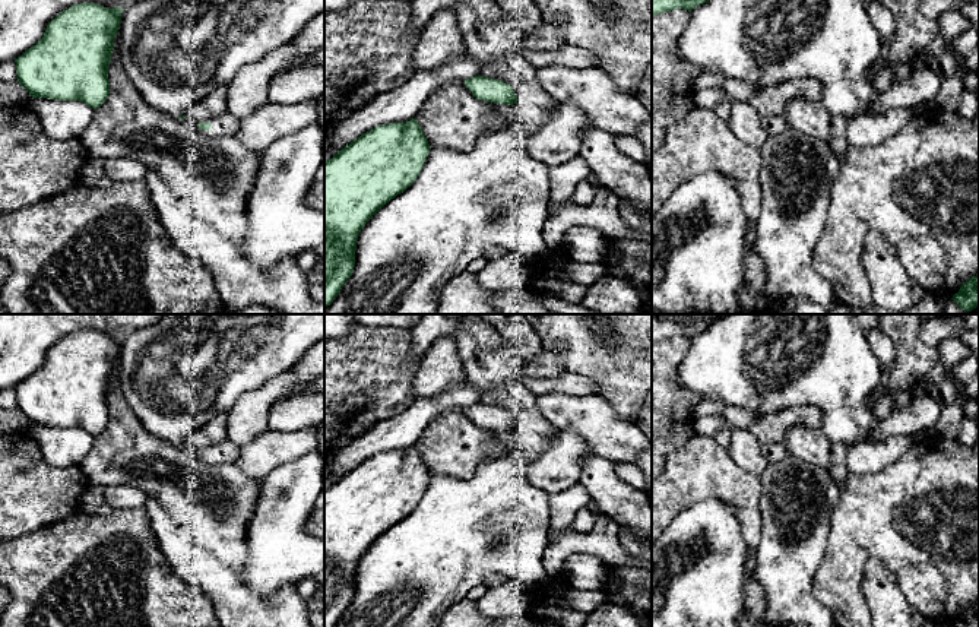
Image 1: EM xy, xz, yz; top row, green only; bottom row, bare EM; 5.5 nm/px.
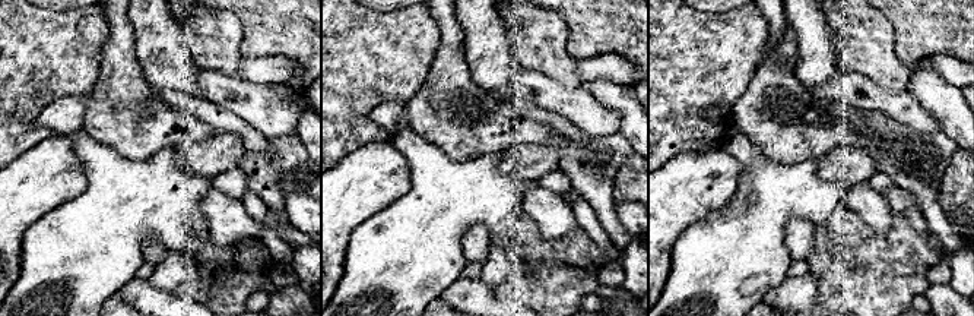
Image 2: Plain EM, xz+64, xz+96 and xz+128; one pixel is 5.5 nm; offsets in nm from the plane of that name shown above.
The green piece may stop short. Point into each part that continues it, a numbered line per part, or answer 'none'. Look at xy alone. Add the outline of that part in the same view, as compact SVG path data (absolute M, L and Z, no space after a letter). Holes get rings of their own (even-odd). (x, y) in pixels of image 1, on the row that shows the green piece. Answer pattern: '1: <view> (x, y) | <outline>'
1: xy (227, 124) | M225 113L216 118L205 121L205 123L212 124L210 130L202 130L205 134L207 134L210 137L234 136L240 127L238 118L229 113Z

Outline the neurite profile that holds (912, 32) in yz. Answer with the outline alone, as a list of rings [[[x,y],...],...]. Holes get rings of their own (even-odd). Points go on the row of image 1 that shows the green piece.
[[[880,0],[894,19],[891,41],[883,45],[881,56],[868,72],[874,80],[888,64],[910,63],[940,34],[938,22],[925,18],[919,10],[921,0]]]

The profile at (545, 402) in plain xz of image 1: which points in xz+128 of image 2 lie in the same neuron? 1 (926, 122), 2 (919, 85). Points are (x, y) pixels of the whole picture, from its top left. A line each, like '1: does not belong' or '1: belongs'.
1: belongs
2: does not belong

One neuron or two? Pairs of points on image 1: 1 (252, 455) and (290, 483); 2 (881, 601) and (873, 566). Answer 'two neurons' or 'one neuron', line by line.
1: two neurons
2: one neuron

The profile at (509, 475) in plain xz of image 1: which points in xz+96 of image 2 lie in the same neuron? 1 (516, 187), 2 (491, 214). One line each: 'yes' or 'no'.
1: yes
2: yes

